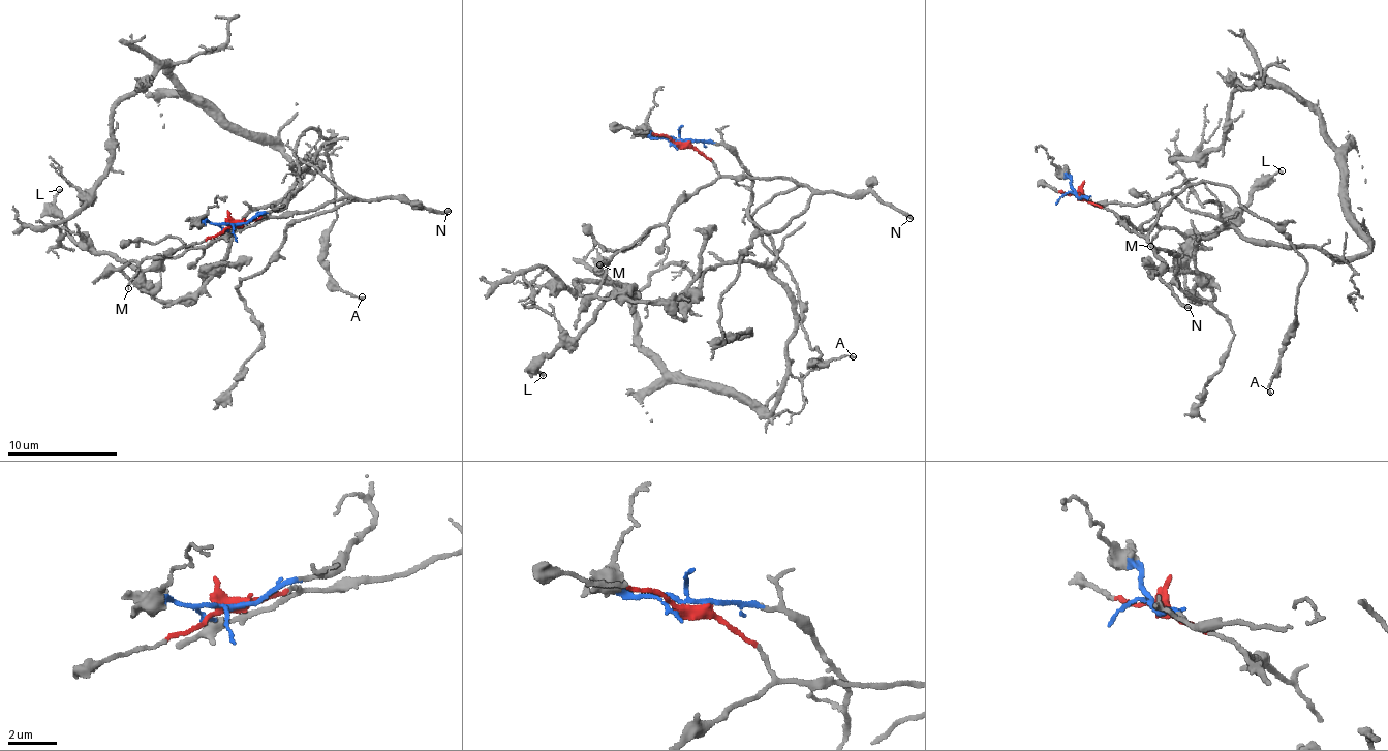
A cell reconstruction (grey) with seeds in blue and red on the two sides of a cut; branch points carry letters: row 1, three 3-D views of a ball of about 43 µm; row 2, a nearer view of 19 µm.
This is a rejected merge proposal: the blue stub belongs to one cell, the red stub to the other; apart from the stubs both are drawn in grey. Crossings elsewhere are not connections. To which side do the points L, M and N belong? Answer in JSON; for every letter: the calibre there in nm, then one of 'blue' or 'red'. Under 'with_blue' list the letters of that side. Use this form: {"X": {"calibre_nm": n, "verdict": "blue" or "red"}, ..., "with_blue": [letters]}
{"L": {"calibre_nm": 150, "verdict": "blue"}, "M": {"calibre_nm": 110, "verdict": "red"}, "N": {"calibre_nm": 240, "verdict": "red"}, "with_blue": ["L"]}

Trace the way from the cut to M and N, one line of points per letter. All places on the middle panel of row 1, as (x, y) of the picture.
M: (682, 142), (709, 161), (718, 174), (714, 181), (680, 197), (664, 223), (648, 228), (610, 263), (599, 263)
N: (682, 142), (709, 161), (721, 176), (787, 177), (808, 184), (814, 191), (875, 193), (911, 218)

